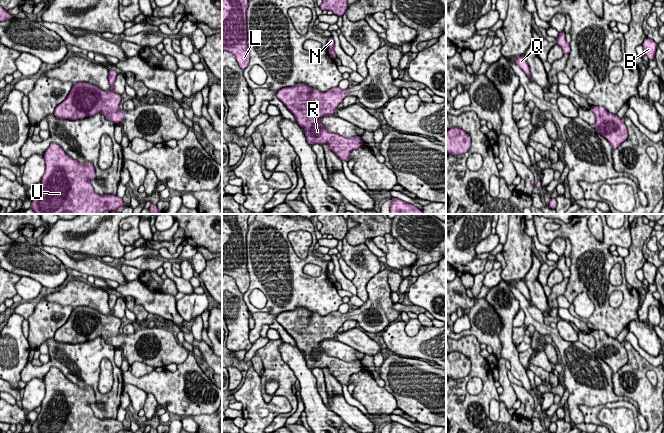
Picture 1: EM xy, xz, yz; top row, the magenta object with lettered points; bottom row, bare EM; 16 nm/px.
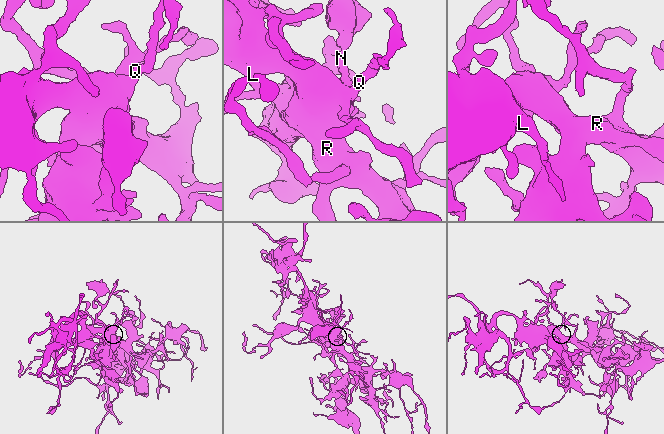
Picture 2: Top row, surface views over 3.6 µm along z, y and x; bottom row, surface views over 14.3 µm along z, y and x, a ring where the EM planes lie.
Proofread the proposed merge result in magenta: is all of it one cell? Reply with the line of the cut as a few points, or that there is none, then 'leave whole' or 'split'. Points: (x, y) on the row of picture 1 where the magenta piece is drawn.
cut none; leave whole

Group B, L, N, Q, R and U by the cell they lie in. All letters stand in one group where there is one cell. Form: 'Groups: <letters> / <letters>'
Groups: B L N Q R U

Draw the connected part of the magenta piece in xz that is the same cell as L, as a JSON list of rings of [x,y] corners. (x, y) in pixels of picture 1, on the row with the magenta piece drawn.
[[[222,0],[222,51],[231,52],[244,70],[250,61],[247,44],[249,0]]]

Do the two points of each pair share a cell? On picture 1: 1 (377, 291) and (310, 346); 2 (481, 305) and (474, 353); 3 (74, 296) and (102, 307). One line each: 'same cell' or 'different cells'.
1: same cell
2: different cells
3: same cell

